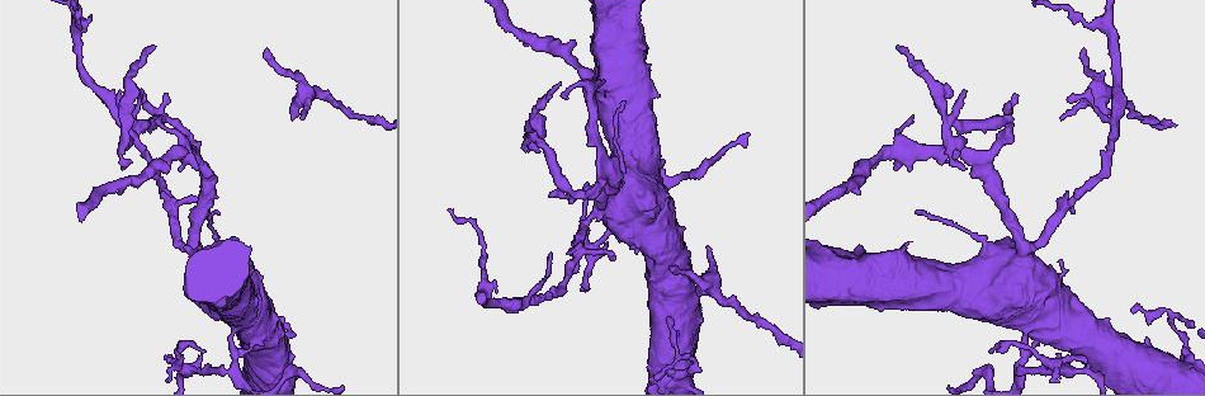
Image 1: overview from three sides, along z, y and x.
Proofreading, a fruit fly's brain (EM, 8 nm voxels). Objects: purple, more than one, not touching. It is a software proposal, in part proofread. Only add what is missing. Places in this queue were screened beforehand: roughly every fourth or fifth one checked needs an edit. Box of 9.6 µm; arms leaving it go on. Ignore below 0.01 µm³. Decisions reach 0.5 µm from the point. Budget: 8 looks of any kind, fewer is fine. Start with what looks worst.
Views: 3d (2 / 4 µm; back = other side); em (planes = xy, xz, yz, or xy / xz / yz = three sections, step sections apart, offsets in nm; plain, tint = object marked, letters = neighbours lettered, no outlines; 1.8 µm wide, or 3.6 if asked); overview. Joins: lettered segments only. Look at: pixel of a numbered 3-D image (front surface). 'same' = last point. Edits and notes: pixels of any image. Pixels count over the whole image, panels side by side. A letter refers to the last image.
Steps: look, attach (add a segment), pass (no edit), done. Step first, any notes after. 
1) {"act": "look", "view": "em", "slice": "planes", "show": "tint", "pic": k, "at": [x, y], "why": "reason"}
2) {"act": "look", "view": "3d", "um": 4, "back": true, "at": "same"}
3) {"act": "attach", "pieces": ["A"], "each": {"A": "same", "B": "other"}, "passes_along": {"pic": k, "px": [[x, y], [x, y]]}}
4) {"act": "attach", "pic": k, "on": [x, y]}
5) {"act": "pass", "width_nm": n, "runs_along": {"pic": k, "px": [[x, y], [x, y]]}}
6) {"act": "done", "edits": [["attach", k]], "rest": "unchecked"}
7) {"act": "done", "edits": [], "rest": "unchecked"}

{"act": "look", "view": "3d", "um": 4, "pic": 1, "at": [292, 120], "why": "branch stops here"}

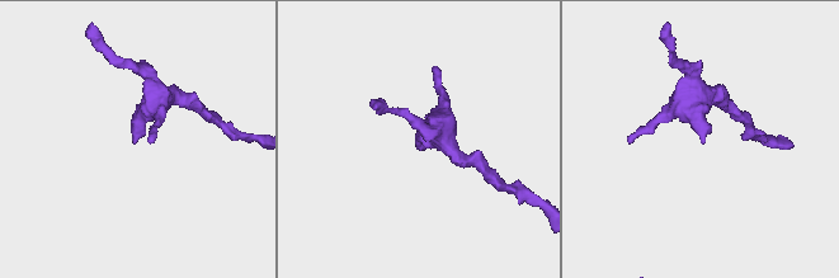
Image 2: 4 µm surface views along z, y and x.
{"act": "look", "view": "em", "slice": "planes", "show": "letters", "pic": 2, "at": [418, 140], "why": "now the EM"}

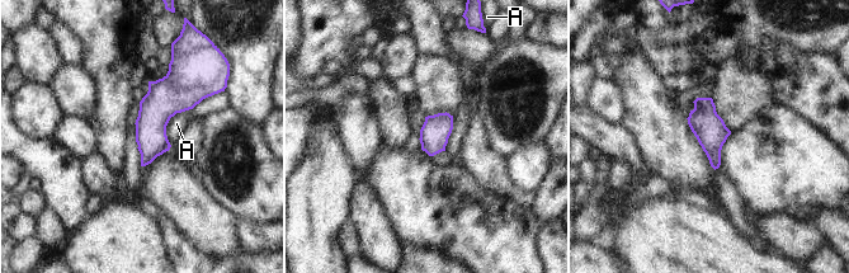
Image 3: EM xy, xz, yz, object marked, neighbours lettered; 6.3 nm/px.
{"act": "pass", "each": {"A": "other"}, "border": {"pic": 3, "px": [[189, 108], [170, 118], [170, 145]]}, "found": "no lettered segment goes on from it"}

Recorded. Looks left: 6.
{"act": "look", "view": "em", "slice": "planes", "show": "plain", "pic": 1, "at": [174, 204]}

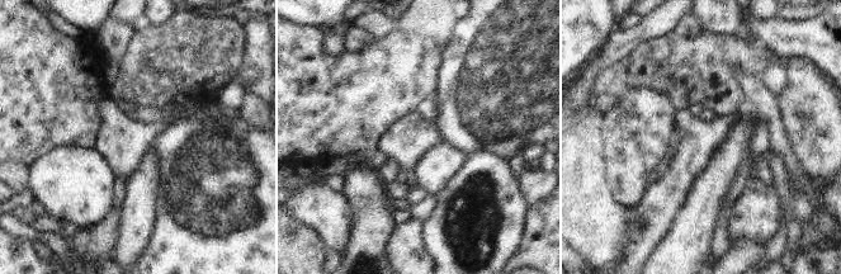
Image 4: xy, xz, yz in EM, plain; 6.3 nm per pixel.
{"act": "look", "view": "em", "slice": "planes", "show": "letters", "at": "same"}

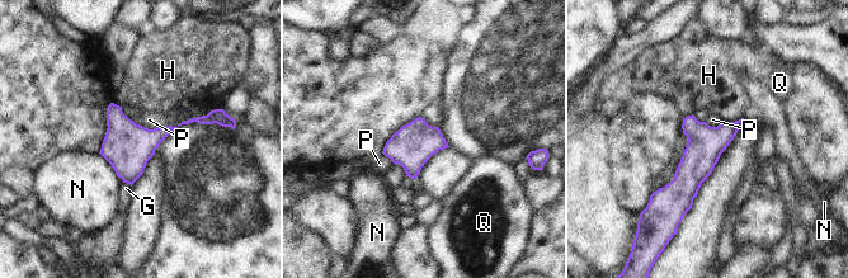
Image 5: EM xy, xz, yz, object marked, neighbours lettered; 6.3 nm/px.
{"act": "pass", "longest_contact_nm": ["P", 550], "each": {"G": "other", "H": "other", "N": "other", "P": "other", "Q": "other"}, "border": {"pic": 5, "px": [[211, 111], [152, 128], [127, 117]]}, "found": "none of them fits"}

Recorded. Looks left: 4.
{"act": "done", "edits": [], "rest": "unchecked"}

